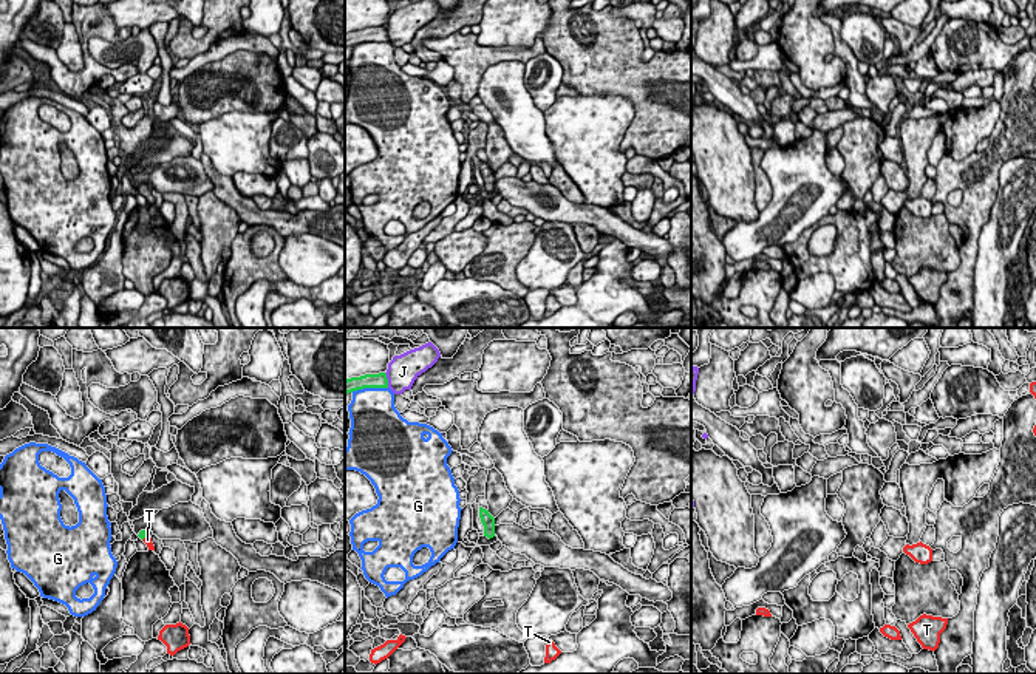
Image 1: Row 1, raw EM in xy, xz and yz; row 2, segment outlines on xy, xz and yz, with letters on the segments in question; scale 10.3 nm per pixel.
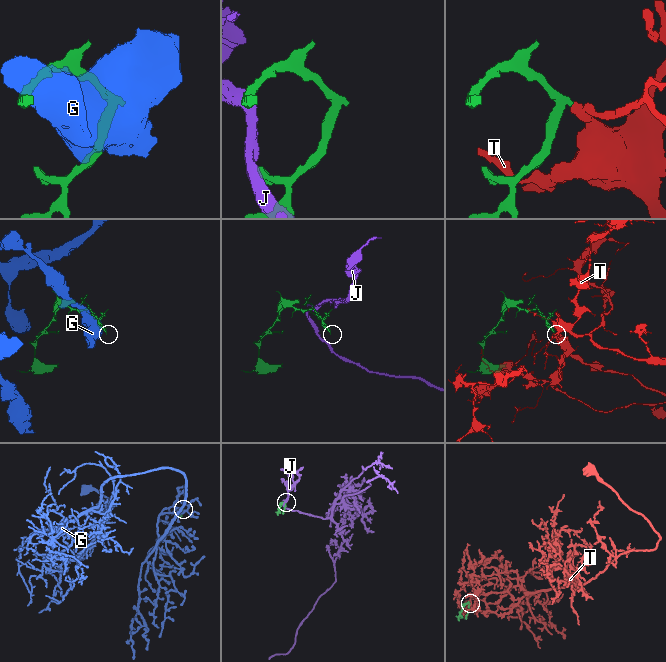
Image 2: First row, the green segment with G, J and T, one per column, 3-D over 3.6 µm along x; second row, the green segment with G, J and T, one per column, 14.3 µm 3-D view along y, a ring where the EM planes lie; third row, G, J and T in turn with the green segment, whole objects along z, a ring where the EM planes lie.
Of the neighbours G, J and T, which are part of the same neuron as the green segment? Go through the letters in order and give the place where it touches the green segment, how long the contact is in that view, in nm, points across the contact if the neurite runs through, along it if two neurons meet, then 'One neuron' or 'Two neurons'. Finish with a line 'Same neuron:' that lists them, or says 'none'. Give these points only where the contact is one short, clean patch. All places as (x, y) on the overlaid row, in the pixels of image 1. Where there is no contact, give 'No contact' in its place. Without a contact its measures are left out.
G: Touches green at xz (368, 387). Shared border 380 nm. Two neurons
J: Touches green at xz (387, 381). Shared border 170 nm. Boundary: xz (384, 373), (388, 387). Two neurons
T: Touches green at xy (144, 537). Shared border 80 nm. Path across: xy (143, 534), (144, 537), (147, 540). One neuron
Same neuron: T

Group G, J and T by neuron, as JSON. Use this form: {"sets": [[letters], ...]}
{"sets": [["G"], ["J"], ["T"]]}

